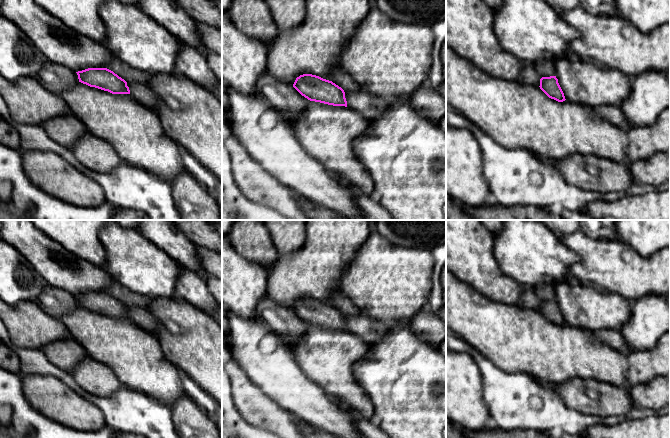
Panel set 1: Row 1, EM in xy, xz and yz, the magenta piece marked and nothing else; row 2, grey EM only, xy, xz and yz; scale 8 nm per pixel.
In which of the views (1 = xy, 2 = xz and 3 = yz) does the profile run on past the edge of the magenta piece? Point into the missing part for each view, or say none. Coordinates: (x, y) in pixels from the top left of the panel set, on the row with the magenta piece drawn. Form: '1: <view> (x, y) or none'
1: none
2: none
3: none

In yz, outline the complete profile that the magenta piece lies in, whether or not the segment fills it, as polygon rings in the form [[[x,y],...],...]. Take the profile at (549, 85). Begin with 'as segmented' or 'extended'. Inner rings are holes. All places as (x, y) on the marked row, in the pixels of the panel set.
as segmented | [[[556,76],[542,77],[540,79],[539,87],[551,99],[558,102],[563,102],[566,100]]]

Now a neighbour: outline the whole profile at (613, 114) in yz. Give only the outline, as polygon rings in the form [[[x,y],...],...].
[[[601,105],[594,108],[596,113],[604,120],[622,130],[627,131],[632,125],[625,118],[619,106]]]

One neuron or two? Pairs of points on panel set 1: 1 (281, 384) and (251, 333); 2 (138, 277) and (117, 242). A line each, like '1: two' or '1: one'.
1: one
2: one

